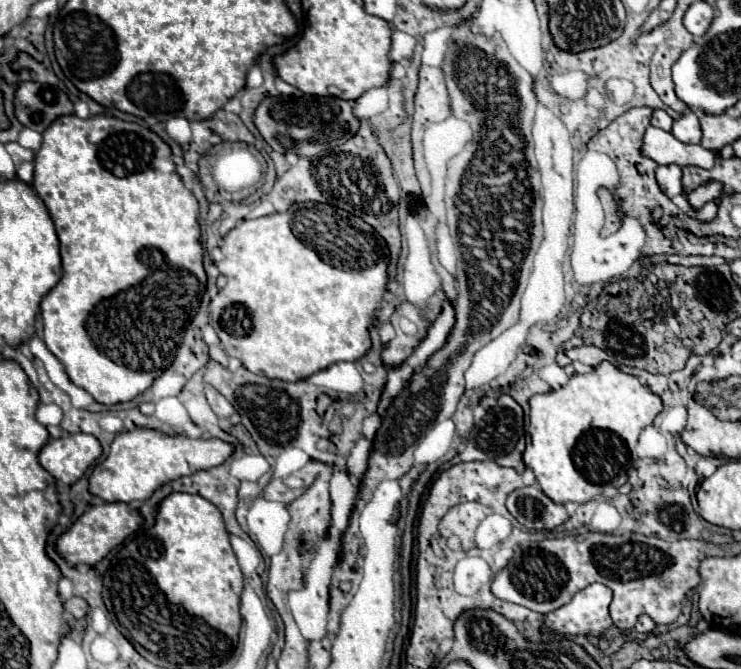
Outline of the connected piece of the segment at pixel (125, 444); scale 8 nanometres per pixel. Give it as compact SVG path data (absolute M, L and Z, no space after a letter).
M135 429L119 433L111 443L109 457L95 465L89 477L89 493L101 497L107 503L141 503L153 495L163 483L179 479L183 475L193 475L201 469L211 469L221 465L233 453L233 445L221 439L187 439L169 437L151 429Z

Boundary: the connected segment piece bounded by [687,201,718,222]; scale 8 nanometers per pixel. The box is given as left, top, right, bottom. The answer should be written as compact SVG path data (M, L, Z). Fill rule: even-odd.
M711 201L706 203L701 209L697 211L689 209L687 215L702 222L709 222L716 217L717 211L717 205Z

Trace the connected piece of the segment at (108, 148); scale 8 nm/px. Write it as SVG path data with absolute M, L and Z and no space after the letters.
M63 115L55 123L51 123L51 127L43 133L43 145L37 153L35 163L37 173L33 177L33 189L37 191L37 195L43 199L43 203L51 213L51 219L55 223L61 241L61 259L63 259L63 275L59 283L41 299L45 345L61 361L65 373L77 387L83 387L99 403L115 405L131 401L133 397L143 393L173 363L179 339L199 309L207 277L203 269L203 247L199 243L199 223L197 223L199 205L195 195L183 185L181 177L177 175L175 163L169 159L171 157L169 145L159 135L141 127L139 123L129 123L115 117L105 119L105 117L107 115L79 119L77 115Z

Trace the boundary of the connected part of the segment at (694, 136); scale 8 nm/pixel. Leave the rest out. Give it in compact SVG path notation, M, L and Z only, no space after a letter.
M687 109L677 121L673 121L671 133L681 141L681 143L699 143L701 141L701 127L697 115Z

